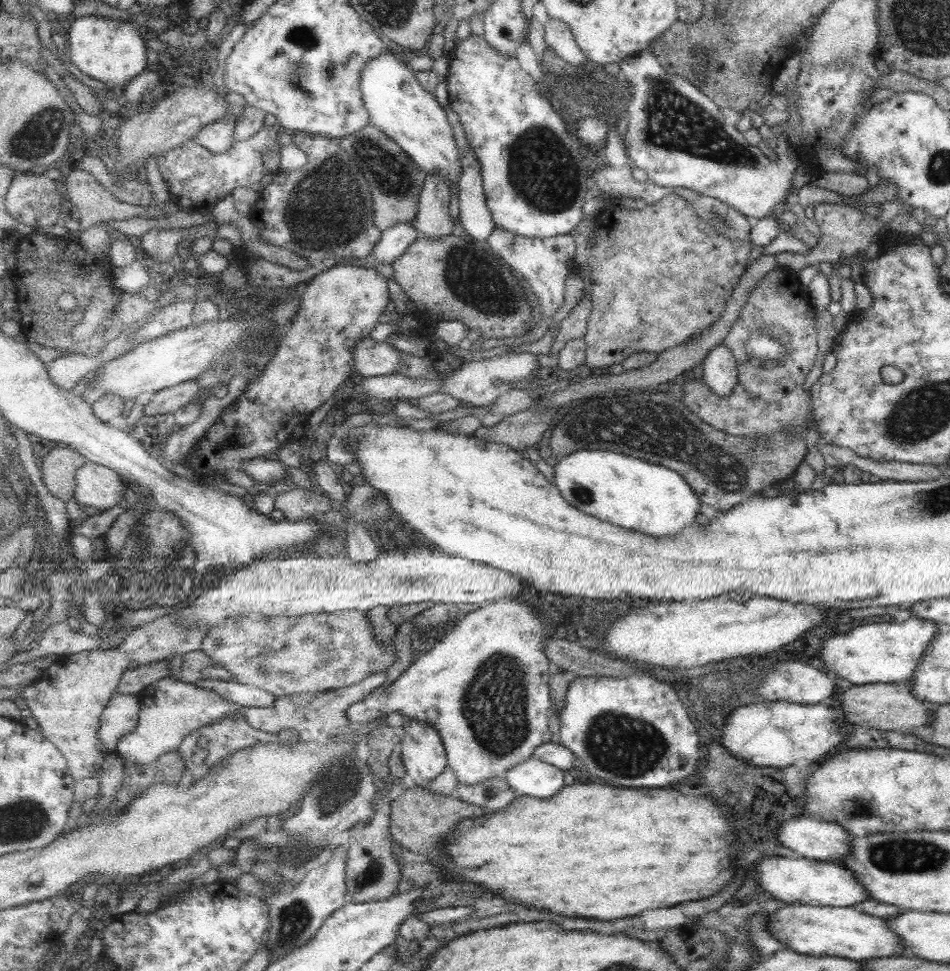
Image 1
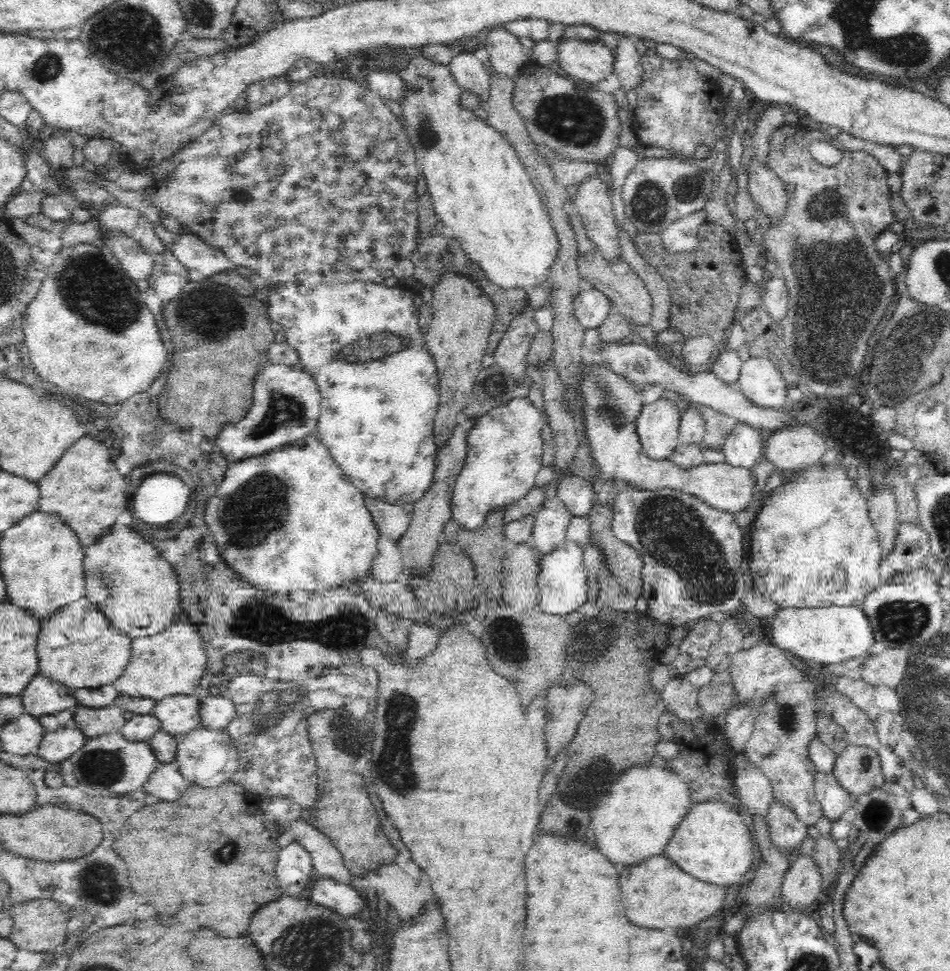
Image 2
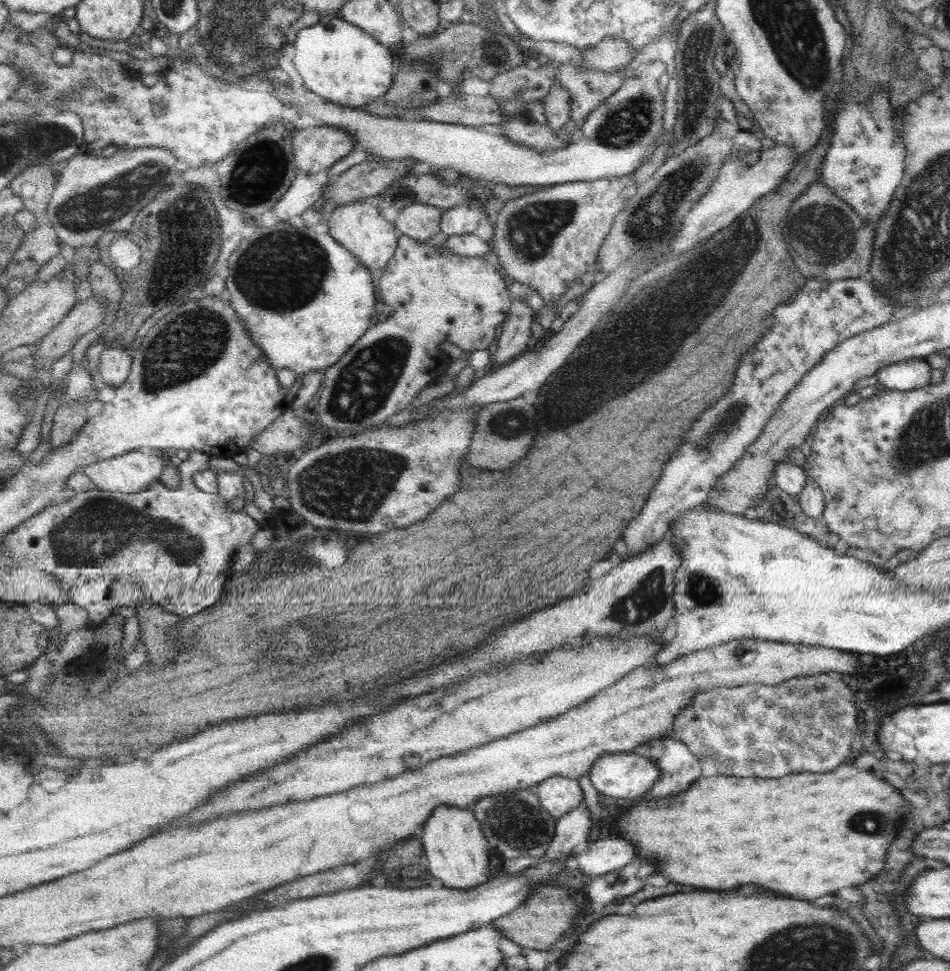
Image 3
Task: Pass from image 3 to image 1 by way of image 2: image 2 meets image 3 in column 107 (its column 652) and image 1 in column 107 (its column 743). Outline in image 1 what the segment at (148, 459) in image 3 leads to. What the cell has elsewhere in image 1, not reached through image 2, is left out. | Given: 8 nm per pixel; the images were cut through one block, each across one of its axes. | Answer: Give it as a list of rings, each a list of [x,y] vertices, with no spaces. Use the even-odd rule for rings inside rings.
[[[93,462],[78,469],[76,482],[77,504],[94,507],[100,512],[122,505],[125,490],[129,487],[119,472]]]

